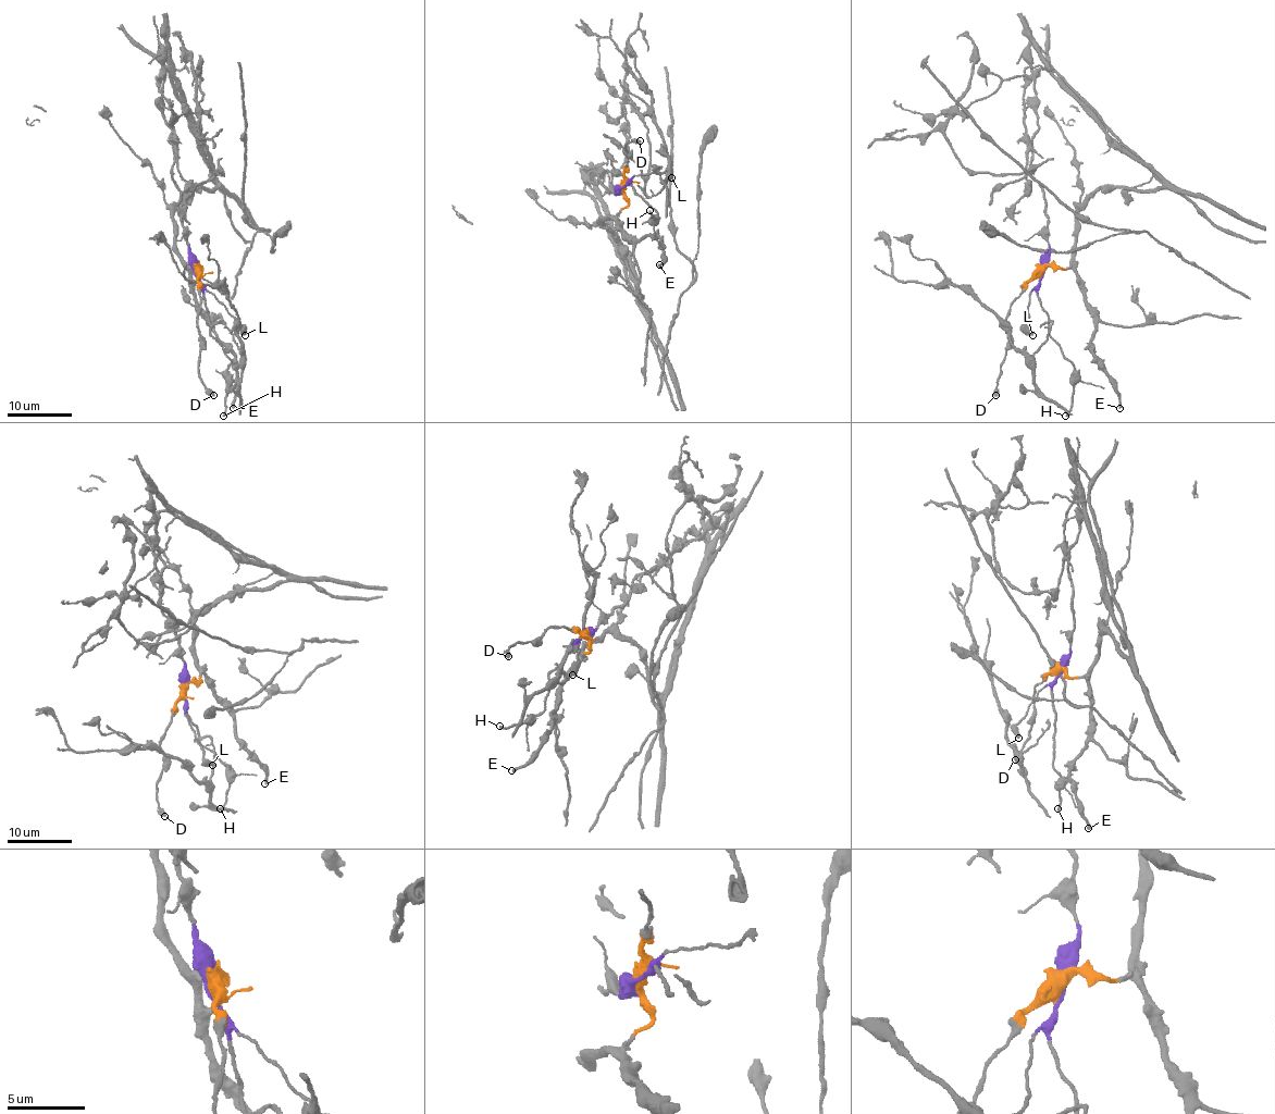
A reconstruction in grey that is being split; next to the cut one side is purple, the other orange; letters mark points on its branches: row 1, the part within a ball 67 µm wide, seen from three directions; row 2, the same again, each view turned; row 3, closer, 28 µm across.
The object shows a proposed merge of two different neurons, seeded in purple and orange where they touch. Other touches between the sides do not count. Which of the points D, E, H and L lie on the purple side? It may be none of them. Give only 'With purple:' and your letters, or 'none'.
With purple: H, L

